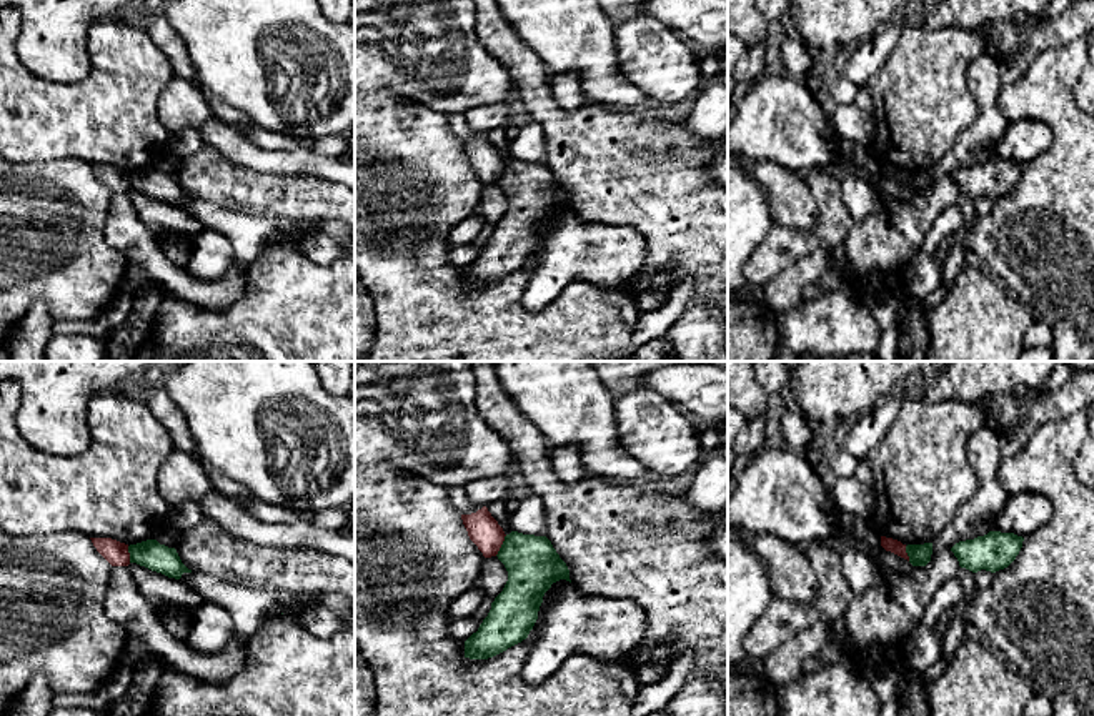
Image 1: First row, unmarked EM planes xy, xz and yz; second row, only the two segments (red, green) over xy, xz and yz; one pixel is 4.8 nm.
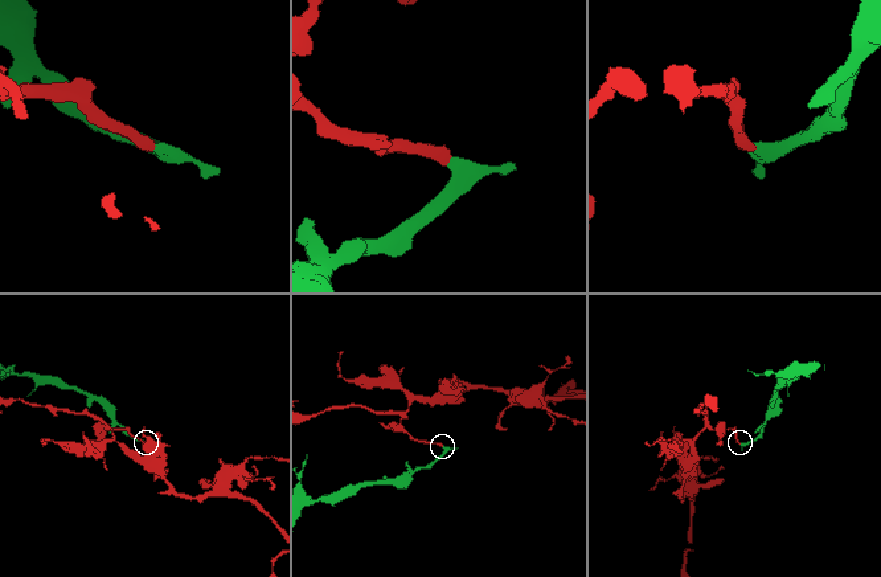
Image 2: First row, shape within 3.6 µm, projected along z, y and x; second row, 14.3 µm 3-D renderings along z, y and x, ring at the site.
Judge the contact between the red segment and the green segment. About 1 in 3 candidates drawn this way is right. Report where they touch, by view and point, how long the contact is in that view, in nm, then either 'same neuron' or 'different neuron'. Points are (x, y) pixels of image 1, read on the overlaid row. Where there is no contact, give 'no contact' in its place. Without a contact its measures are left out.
meets red in xz at (502, 543); contact 120 nm long; different neuron

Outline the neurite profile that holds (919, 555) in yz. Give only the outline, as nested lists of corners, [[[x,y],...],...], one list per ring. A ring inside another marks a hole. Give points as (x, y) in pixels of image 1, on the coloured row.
[[[932,543],[908,544],[906,553],[912,566],[926,566],[931,561]]]

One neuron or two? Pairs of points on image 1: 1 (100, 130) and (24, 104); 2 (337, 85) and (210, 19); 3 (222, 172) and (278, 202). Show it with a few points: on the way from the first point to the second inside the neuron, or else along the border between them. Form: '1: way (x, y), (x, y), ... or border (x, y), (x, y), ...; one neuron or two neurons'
1: way (82, 120), (42, 120); one neuron
2: way (305, 77), (290, 70), (242, 22); one neuron
3: way (235, 185), (240, 190), (265, 195); one neuron

